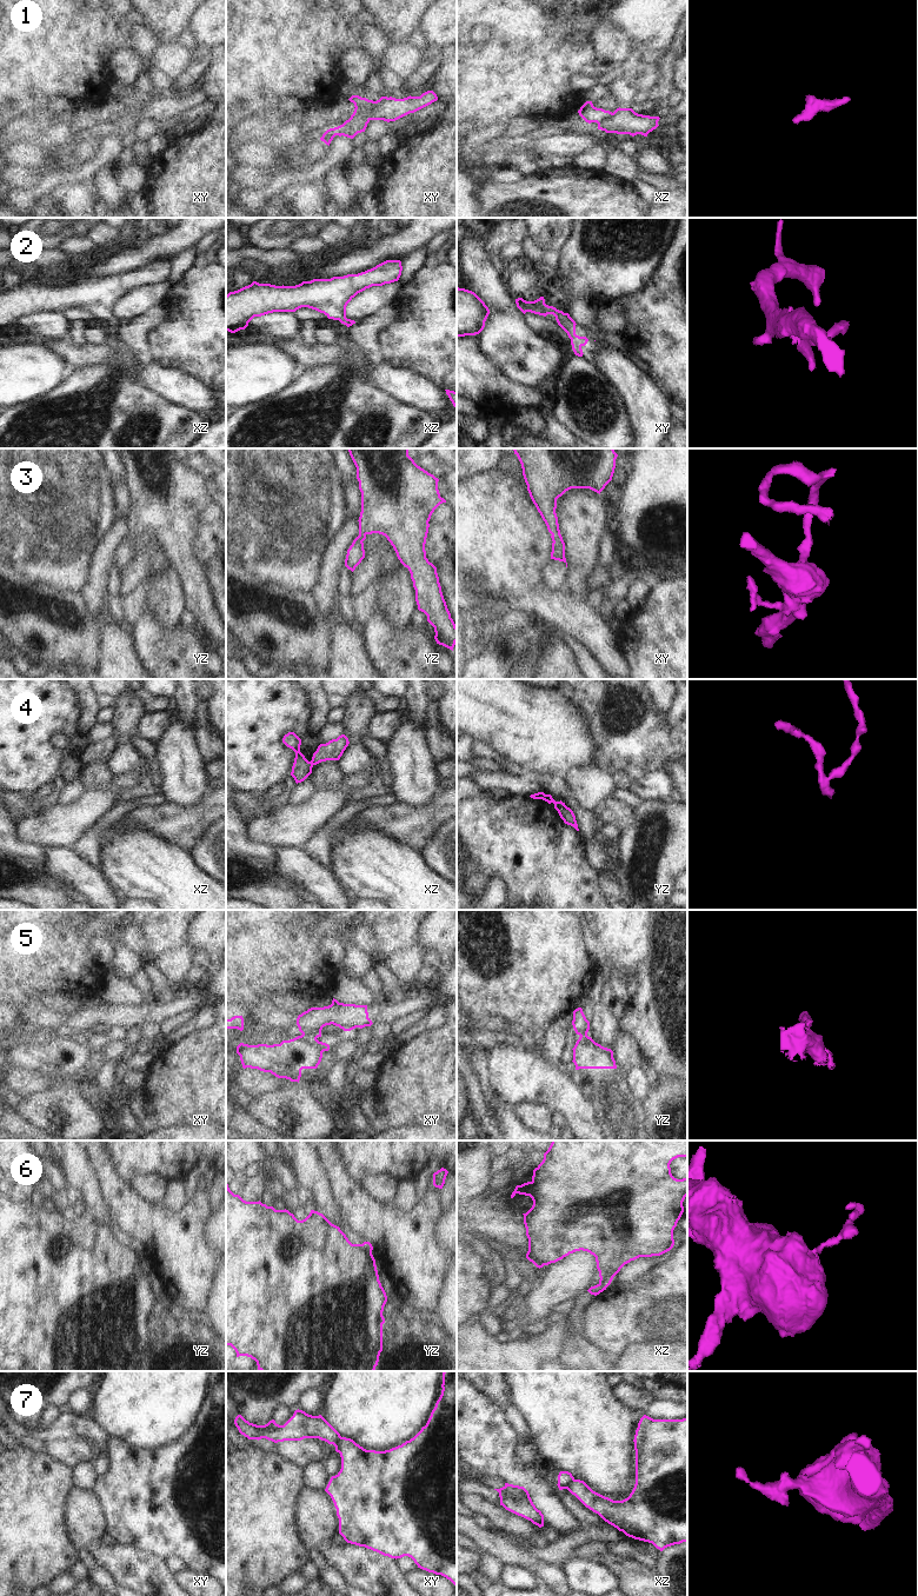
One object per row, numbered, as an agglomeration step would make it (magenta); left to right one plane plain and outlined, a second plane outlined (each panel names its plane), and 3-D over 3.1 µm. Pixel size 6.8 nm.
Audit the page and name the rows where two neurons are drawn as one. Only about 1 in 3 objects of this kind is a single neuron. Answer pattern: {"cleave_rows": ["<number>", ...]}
{"cleave_rows": ["1", "4", "5", "6", "7"]}

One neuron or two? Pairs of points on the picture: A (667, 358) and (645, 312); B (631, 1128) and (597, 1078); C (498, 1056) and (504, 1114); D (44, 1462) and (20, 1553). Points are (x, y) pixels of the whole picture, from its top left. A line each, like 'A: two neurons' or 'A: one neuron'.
A: one neuron
B: one neuron
C: two neurons
D: one neuron

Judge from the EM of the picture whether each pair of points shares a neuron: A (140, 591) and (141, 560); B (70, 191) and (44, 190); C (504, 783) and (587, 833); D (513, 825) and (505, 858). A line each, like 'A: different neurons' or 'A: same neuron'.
A: different neurons
B: different neurons
C: same neuron
D: same neuron

